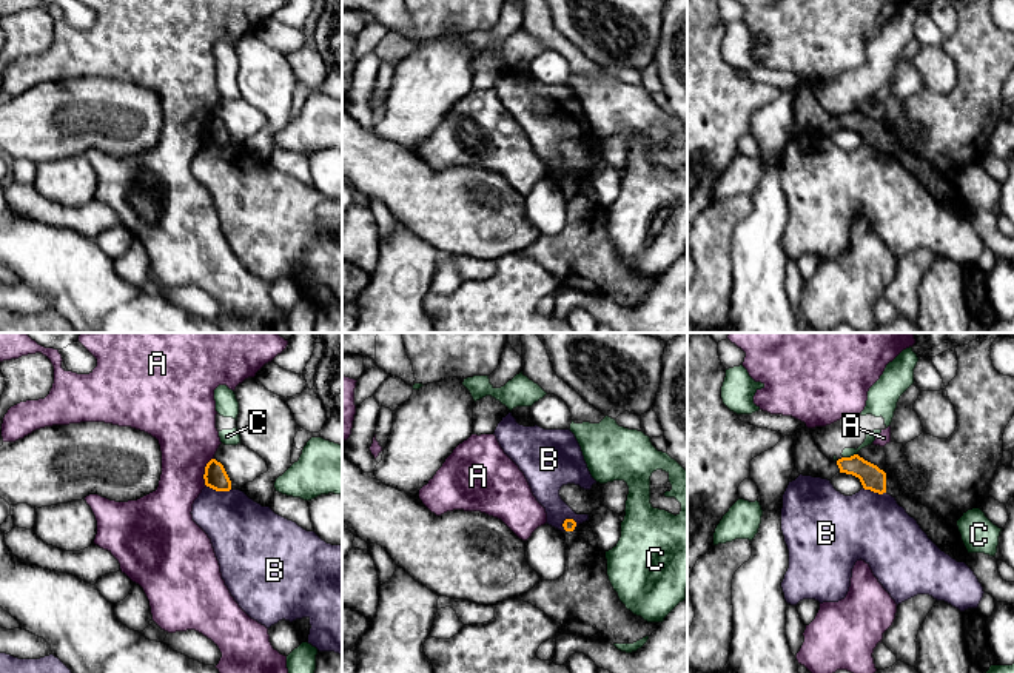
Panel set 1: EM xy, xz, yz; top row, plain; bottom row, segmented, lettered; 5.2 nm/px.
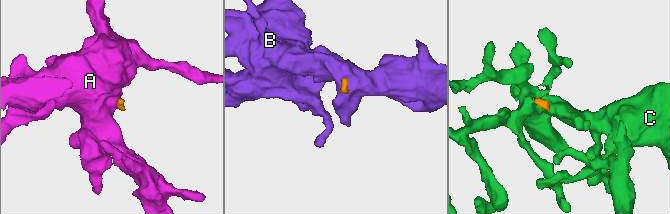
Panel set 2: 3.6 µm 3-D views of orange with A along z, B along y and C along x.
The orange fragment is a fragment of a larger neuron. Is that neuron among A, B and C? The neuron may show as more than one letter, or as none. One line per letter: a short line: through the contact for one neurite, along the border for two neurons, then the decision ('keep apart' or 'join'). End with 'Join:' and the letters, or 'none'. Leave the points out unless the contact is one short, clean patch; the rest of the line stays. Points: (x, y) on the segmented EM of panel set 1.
A: xy (213, 458), (205, 467), (205, 485) | keep apart
B: xy (207, 485), (216, 490), (230, 490) | keep apart
C: yz (856, 453), (843, 458) | keep apart
Join: none

